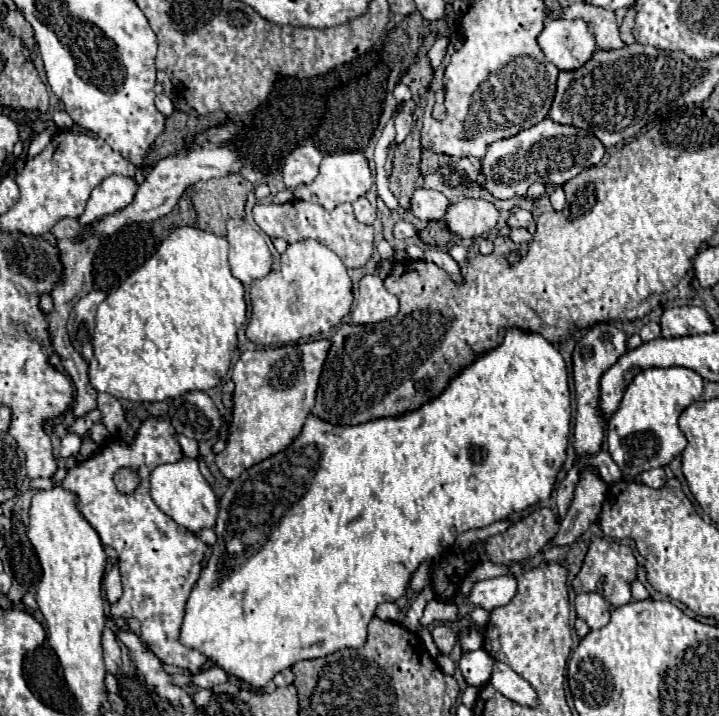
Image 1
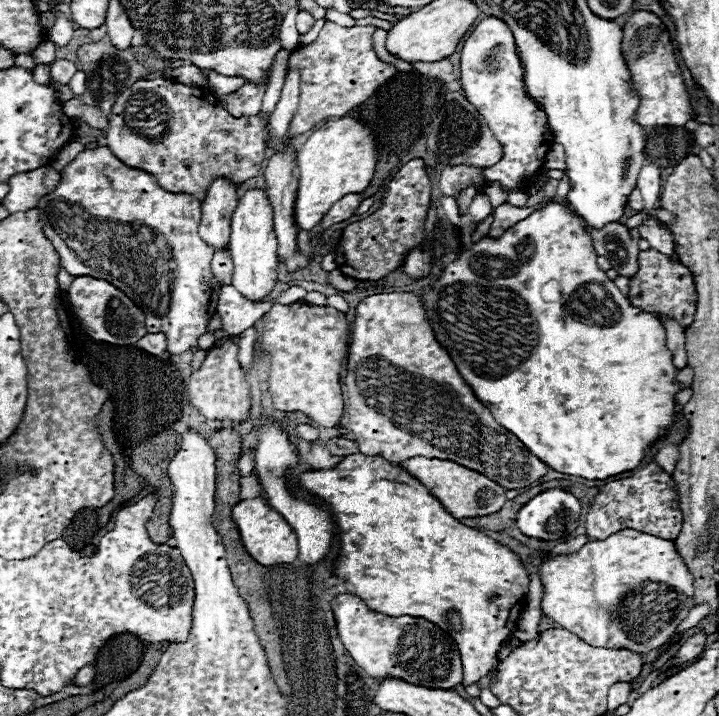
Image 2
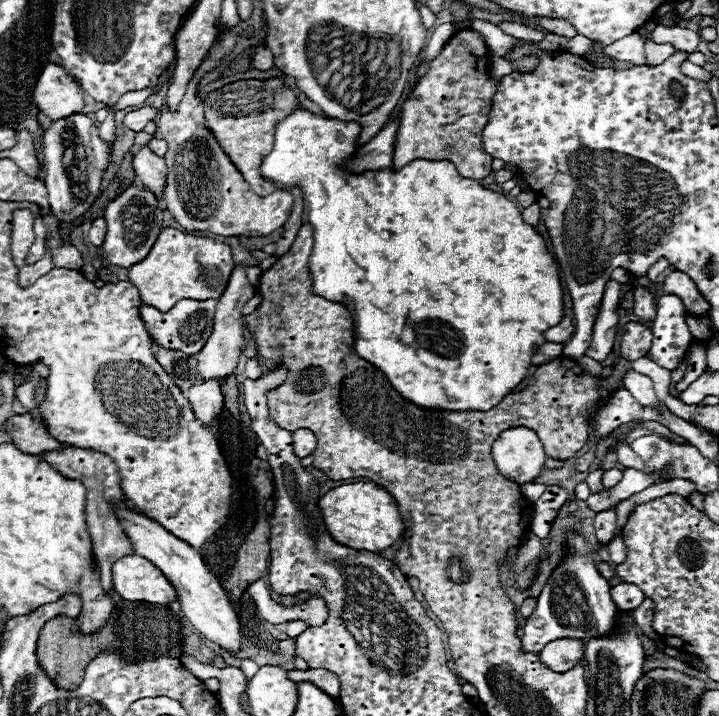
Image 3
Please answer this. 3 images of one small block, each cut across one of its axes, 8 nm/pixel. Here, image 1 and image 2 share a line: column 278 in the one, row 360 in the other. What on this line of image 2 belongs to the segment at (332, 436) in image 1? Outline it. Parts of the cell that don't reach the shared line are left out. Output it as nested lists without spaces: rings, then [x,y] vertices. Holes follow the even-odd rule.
[[[548,204],[546,208],[530,214],[528,218],[516,222],[510,226],[500,238],[490,238],[484,236],[478,242],[474,242],[468,250],[462,250],[456,260],[452,260],[444,272],[436,278],[432,288],[428,292],[420,292],[420,302],[426,308],[430,326],[434,330],[436,340],[440,346],[450,354],[454,360],[458,372],[466,380],[466,384],[472,388],[476,398],[492,412],[496,422],[504,428],[508,428],[512,434],[516,434],[524,446],[542,462],[546,462],[552,470],[562,472],[562,474],[572,474],[572,476],[582,476],[588,480],[604,480],[608,476],[634,470],[644,454],[646,448],[666,432],[666,428],[672,424],[674,418],[674,394],[680,390],[672,380],[676,376],[676,368],[670,360],[670,352],[666,348],[666,330],[660,318],[652,312],[644,312],[638,306],[632,306],[630,300],[616,288],[614,280],[608,278],[604,270],[598,268],[596,264],[596,250],[592,246],[590,234],[584,232],[582,224],[578,218],[568,214],[568,204]],[[550,280],[556,280],[562,288],[562,298],[558,302],[544,302],[542,300],[542,286]],[[584,318],[600,318],[600,324],[588,324]]]

